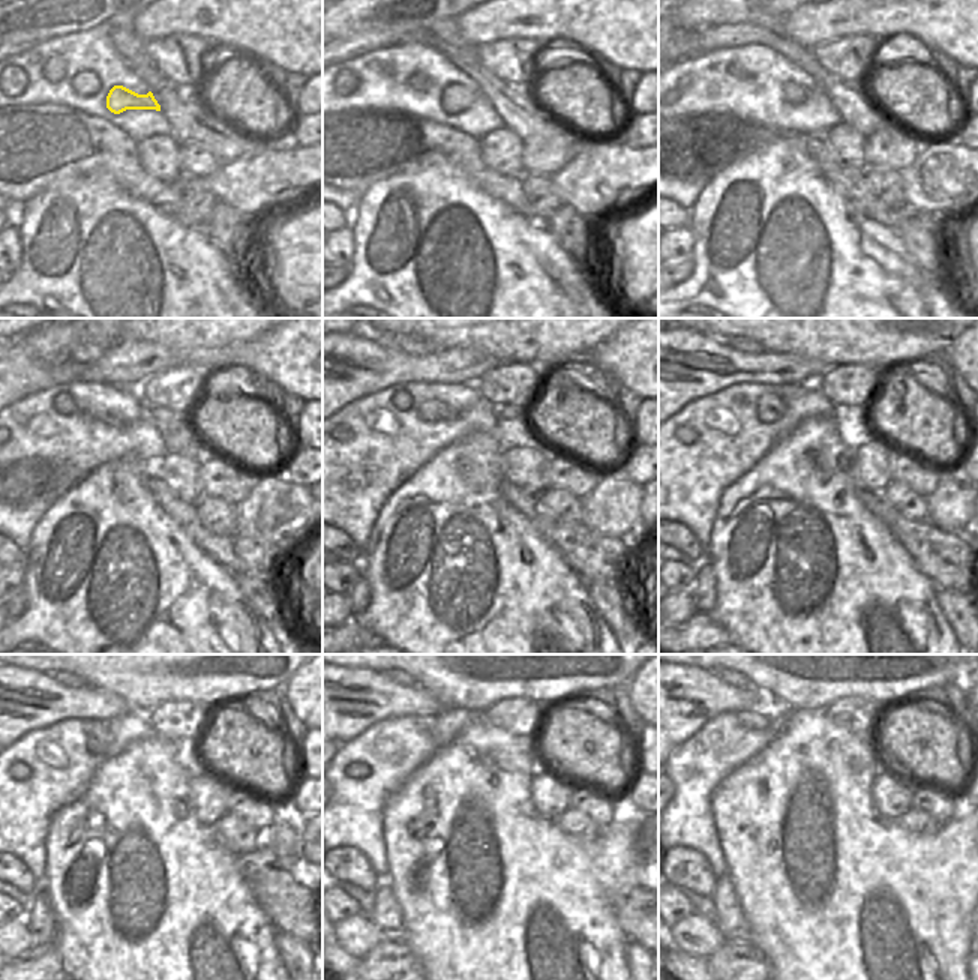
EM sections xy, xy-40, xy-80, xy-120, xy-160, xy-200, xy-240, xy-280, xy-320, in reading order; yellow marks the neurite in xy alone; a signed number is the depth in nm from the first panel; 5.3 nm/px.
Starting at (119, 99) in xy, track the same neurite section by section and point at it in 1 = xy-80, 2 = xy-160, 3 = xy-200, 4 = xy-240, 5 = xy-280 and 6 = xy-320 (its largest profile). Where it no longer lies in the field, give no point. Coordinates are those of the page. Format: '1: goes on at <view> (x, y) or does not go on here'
1: goes on at xy-80 (794, 93)
2: goes on at xy-160 (431, 410)
3: goes on at xy-200 (770, 407)
4: goes on at xy-240 (98, 734)
5: goes on at xy-280 (426, 722)
6: goes on at xy-320 (749, 719)

